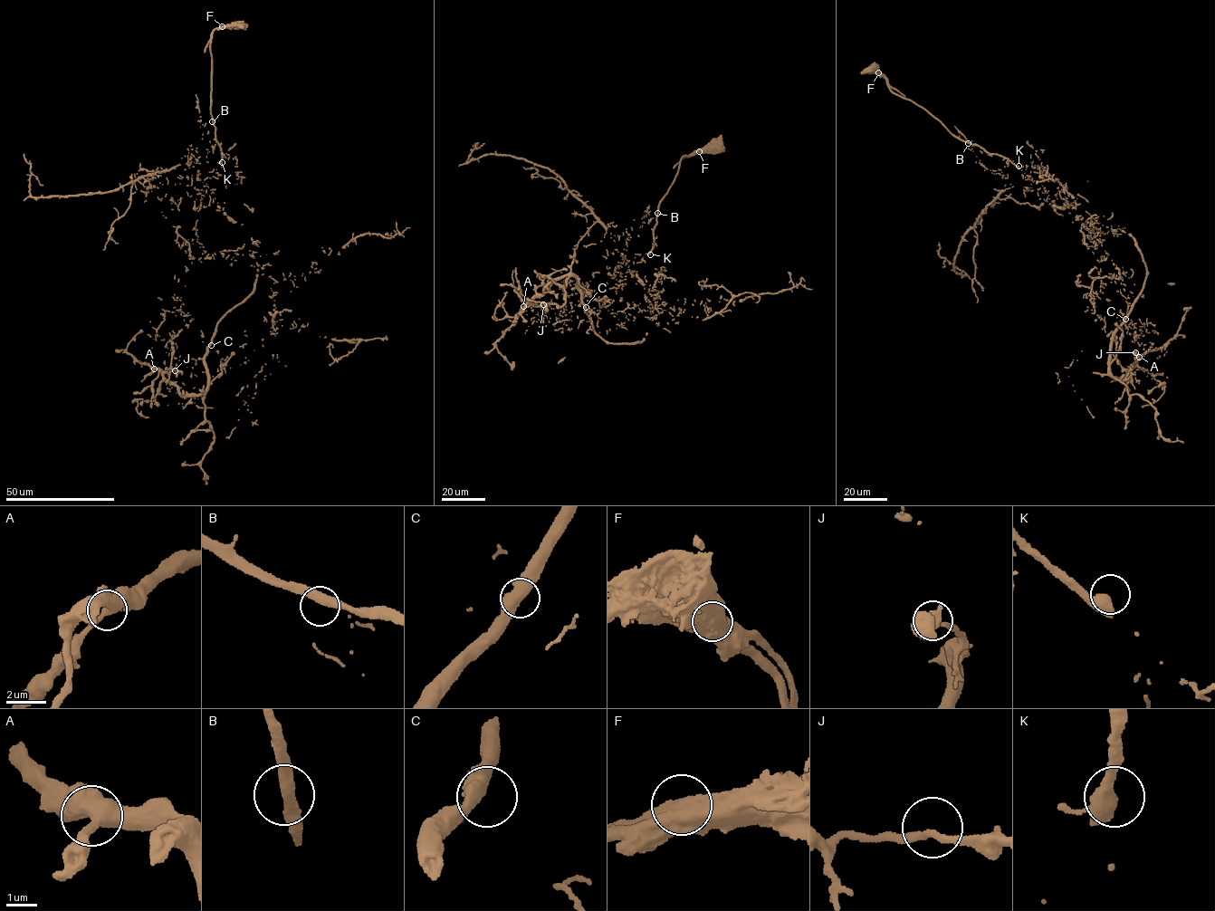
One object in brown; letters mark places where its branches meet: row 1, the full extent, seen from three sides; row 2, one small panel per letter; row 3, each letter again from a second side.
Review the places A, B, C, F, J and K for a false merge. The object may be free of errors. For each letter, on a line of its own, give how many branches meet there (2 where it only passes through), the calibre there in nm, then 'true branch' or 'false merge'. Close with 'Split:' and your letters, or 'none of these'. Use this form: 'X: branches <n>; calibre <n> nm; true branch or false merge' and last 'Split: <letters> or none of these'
A: branches 3; calibre 440 nm; true branch
B: branches 2; calibre 400 nm; true branch
C: branches 2; calibre 550 nm; true branch
F: branches 2; calibre 750 nm; false merge
J: branches 2; calibre 200 nm; true branch
K: branches 2; calibre 480 nm; true branch
Split: F

